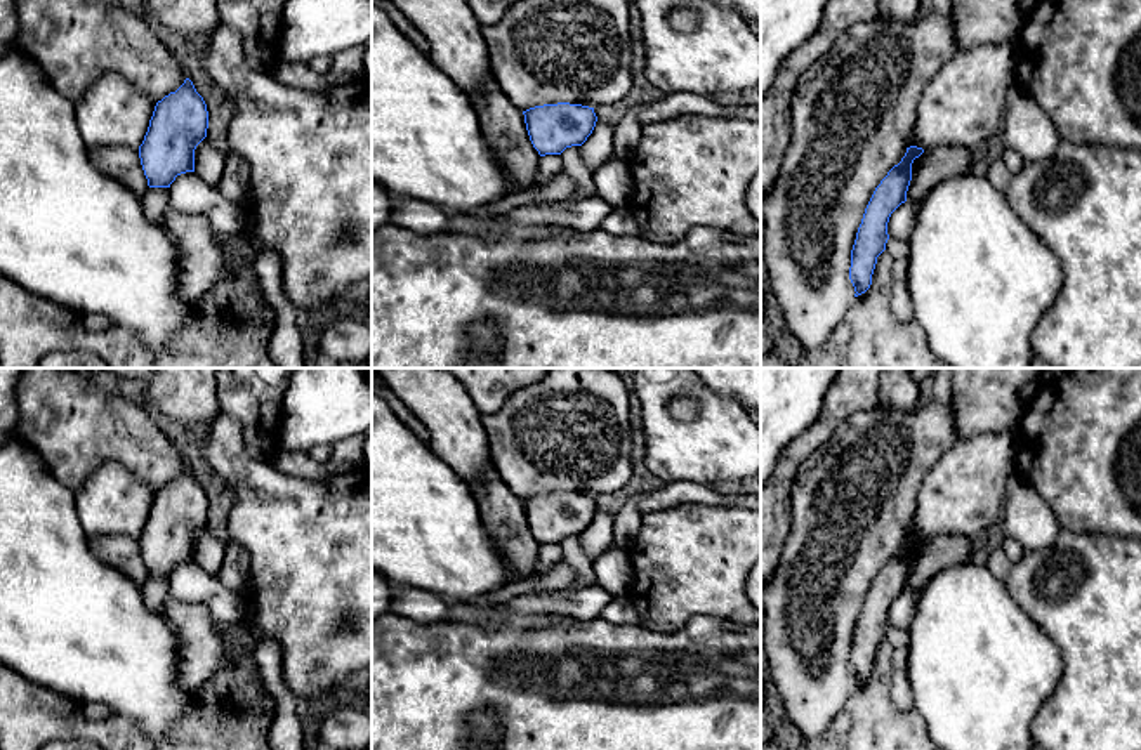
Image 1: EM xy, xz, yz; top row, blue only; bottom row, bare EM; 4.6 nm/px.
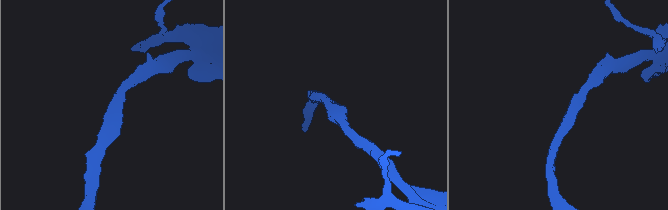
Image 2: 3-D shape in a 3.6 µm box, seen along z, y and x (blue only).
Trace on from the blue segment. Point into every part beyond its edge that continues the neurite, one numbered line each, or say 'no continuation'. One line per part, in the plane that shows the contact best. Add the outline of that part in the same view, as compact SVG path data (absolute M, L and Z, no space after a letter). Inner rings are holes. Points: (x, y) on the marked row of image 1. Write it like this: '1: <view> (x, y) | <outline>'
1: yz (935, 165) | M940 146L924 149L912 163L912 181L907 201L919 201L940 182L971 170L971 149L960 146Z

